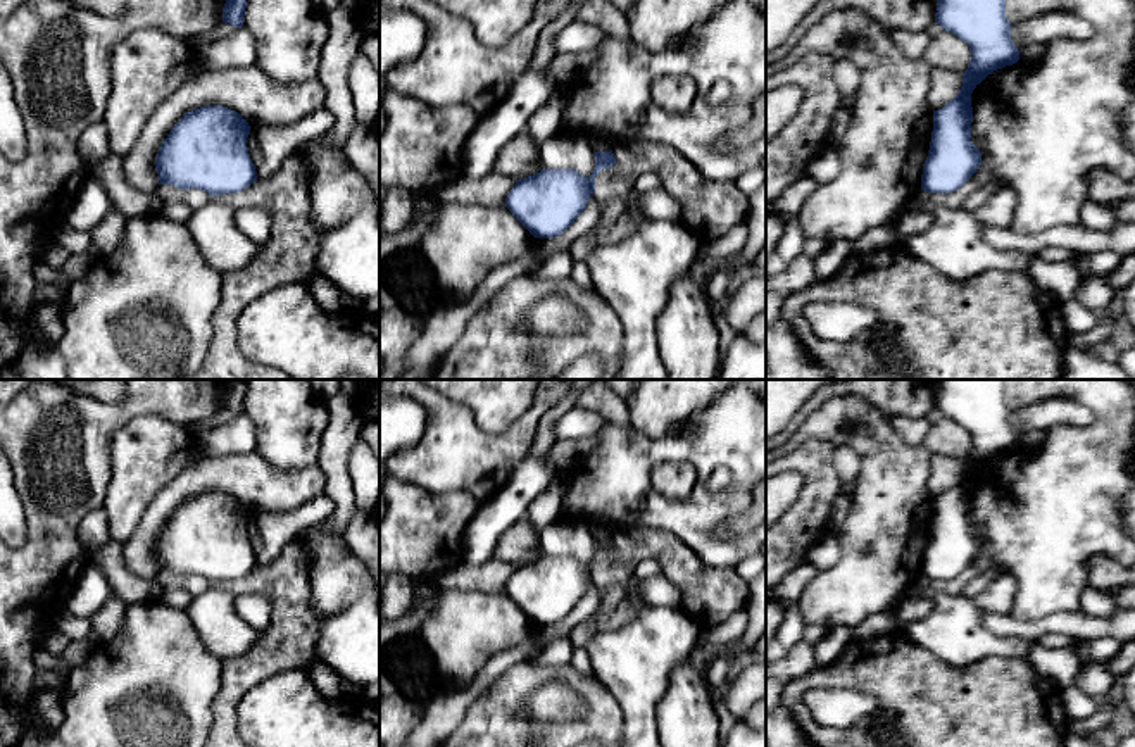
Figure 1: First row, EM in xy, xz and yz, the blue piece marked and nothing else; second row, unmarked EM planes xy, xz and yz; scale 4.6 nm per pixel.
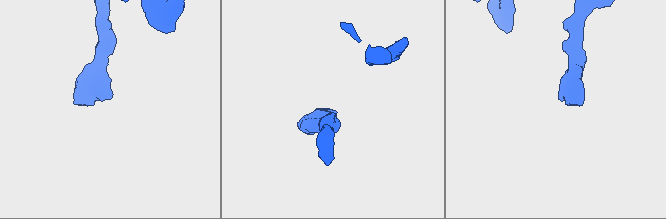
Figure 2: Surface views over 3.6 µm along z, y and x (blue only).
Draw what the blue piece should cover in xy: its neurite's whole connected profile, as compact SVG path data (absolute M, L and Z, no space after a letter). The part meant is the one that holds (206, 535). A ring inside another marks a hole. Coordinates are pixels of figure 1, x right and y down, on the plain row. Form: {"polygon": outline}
{"polygon": "M223 492L185 499L155 543L159 571L202 576L210 583L238 580L255 566L247 535L248 509Z"}

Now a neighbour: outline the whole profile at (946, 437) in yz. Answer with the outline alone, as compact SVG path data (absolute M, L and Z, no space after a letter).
M942 417L931 423L926 436L923 438L923 447L931 455L947 455L963 461L969 452L971 438L968 430L959 426L950 417Z

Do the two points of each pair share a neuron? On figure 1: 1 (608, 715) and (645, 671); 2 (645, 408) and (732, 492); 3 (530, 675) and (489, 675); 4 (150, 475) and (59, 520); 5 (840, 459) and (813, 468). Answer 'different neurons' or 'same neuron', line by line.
1: different neurons
2: different neurons
3: different neurons
4: different neurons
5: different neurons

